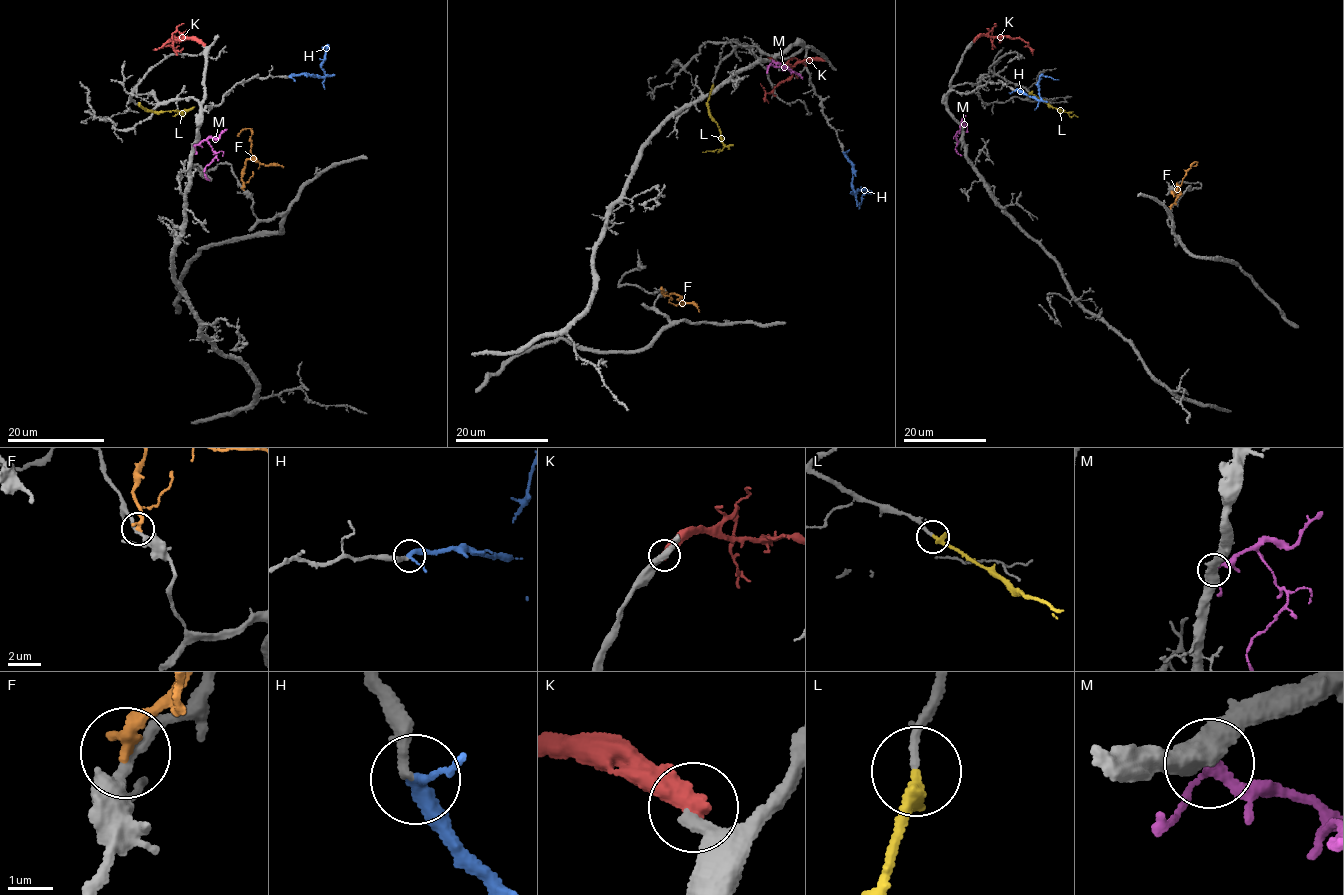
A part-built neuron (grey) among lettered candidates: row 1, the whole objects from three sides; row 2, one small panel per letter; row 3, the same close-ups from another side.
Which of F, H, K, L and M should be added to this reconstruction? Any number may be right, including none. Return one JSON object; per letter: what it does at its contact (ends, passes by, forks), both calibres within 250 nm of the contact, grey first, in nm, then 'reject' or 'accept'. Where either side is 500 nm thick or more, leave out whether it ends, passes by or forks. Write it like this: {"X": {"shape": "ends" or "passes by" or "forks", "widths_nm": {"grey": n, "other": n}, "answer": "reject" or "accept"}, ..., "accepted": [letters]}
{"F": {"shape": "ends", "widths_nm": {"grey": 200, "other": 300}, "answer": "reject"}, "H": {"shape": "passes by", "widths_nm": {"grey": 200, "other": 240}, "answer": "accept"}, "K": {"shape": "ends", "widths_nm": {"grey": 240, "other": 480}, "answer": "reject"}, "L": {"shape": "ends", "widths_nm": {"grey": 170, "other": 320}, "answer": "accept"}, "M": {"shape": "passes by", "widths_nm": {"grey": 480, "other": 200}, "answer": "accept"}, "accepted": ["H", "L", "M"]}

